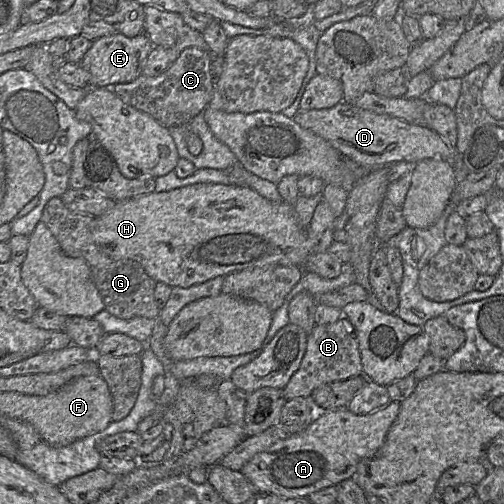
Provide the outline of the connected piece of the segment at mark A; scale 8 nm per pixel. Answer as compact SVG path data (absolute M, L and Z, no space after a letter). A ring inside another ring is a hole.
M391 401L364 415L356 415L346 407L318 411L303 431L256 454L240 471L258 493L275 494L286 499L308 497L321 489L335 486L354 477L359 464L381 448L399 413L400 404Z

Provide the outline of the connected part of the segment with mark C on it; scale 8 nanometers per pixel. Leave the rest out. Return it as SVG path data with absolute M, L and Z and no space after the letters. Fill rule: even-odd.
M188 47L160 75L141 74L131 82L114 85L112 90L125 103L148 113L167 128L188 123L208 106L213 97L211 55L197 47Z

